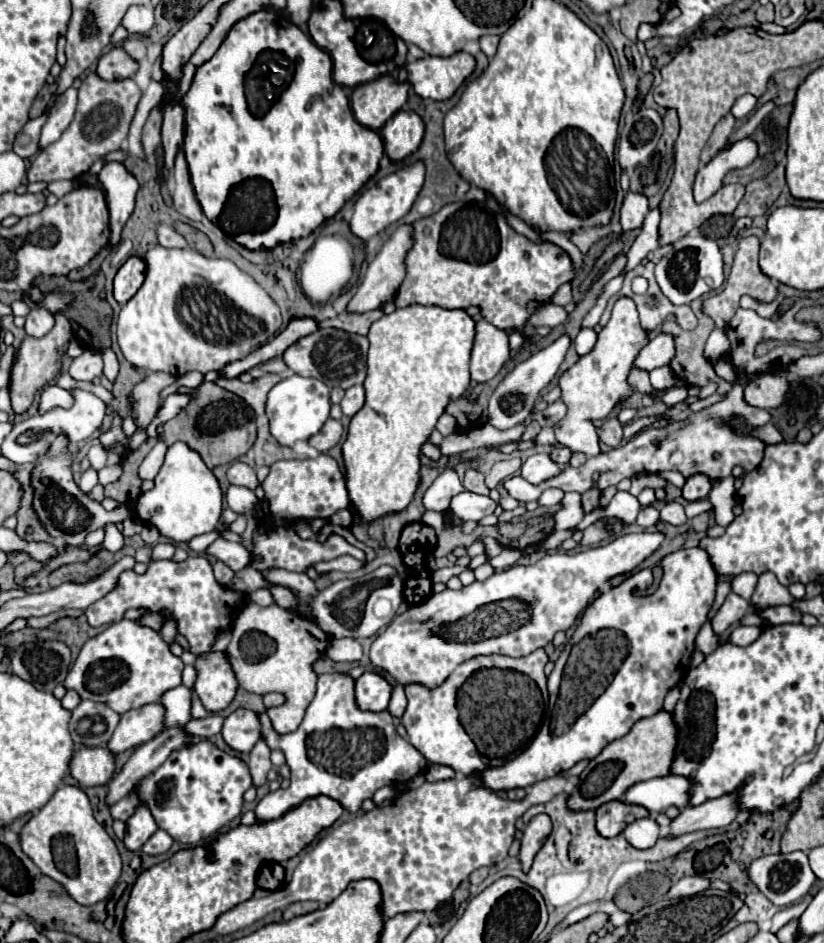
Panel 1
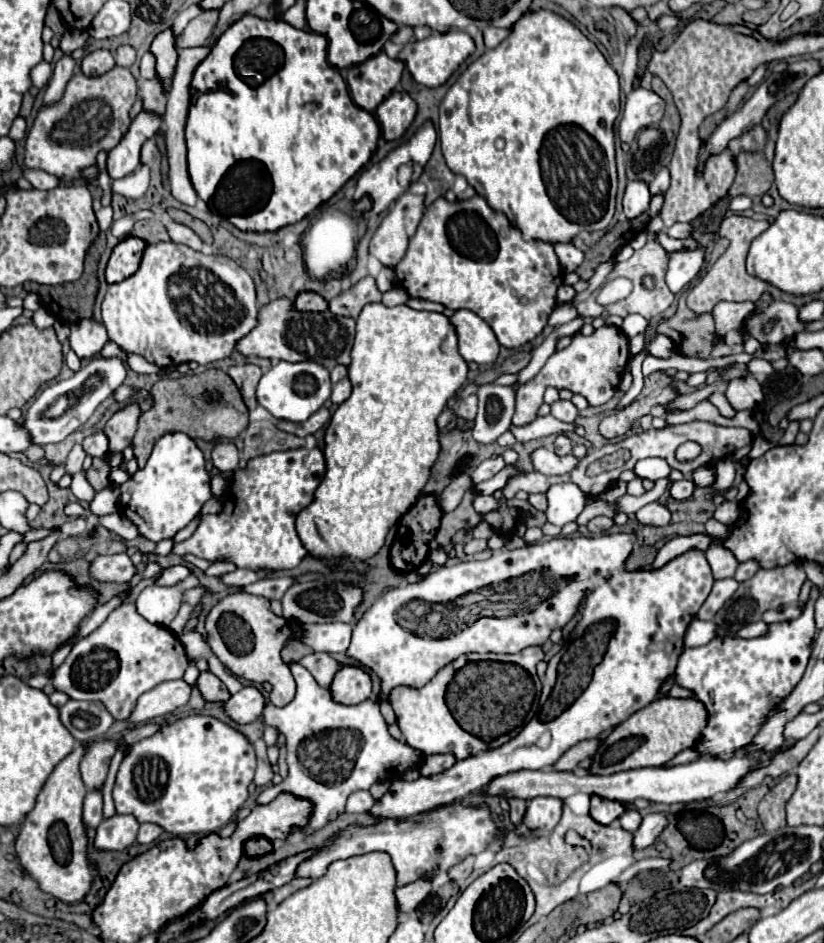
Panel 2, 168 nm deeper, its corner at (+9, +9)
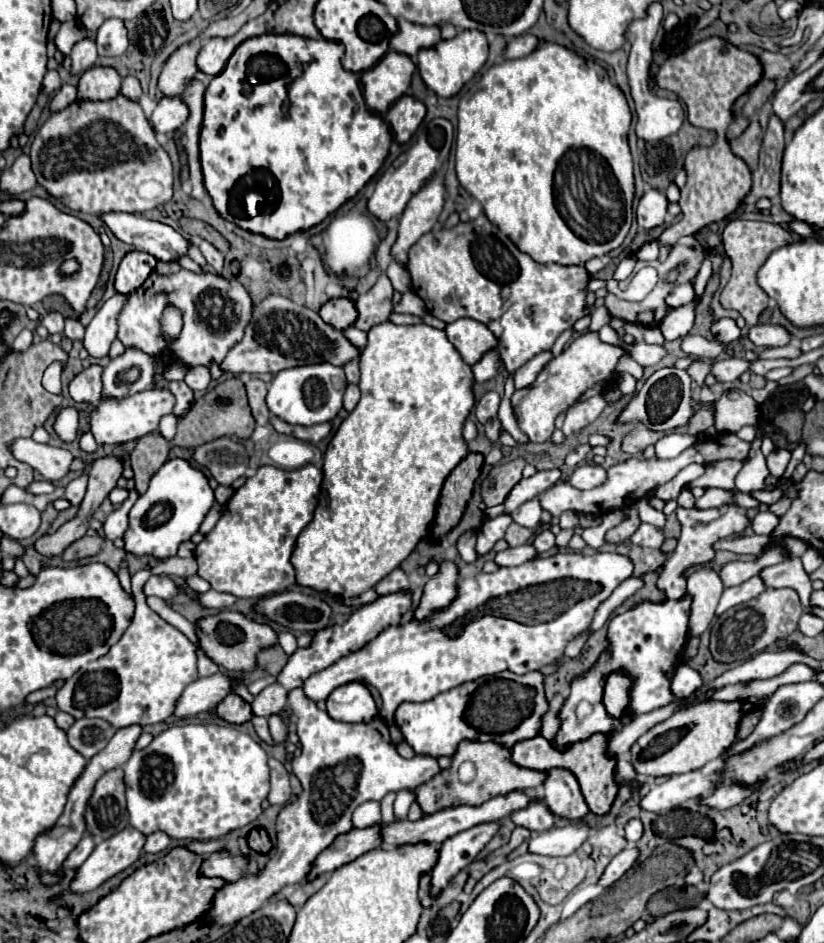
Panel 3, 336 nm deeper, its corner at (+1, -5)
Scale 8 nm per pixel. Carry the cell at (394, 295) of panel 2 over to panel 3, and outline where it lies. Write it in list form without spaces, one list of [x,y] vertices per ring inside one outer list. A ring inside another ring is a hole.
[[[405,292],[401,302],[395,304],[393,310],[399,312],[399,314],[415,314],[415,316],[421,316],[421,318],[427,314],[423,300],[415,292]]]

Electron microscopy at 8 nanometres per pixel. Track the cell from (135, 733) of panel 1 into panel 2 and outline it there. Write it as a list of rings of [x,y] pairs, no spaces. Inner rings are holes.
[[[183,678],[161,682],[159,686],[155,686],[153,690],[145,692],[139,698],[129,720],[133,724],[143,724],[143,722],[149,722],[151,718],[165,716],[165,714],[185,706],[189,702],[191,690],[193,690],[193,686],[187,684]]]

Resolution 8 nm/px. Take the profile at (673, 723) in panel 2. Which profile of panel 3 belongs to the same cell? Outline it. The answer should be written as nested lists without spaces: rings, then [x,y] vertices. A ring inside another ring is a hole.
[[[711,700],[711,702],[697,702],[689,708],[683,708],[675,712],[671,718],[667,718],[665,722],[655,724],[631,746],[635,772],[647,778],[659,778],[659,776],[685,774],[703,768],[707,762],[719,758],[737,740],[739,720],[741,720],[741,702]],[[673,730],[681,730],[683,736],[679,736],[673,746],[667,746],[663,736]]]

